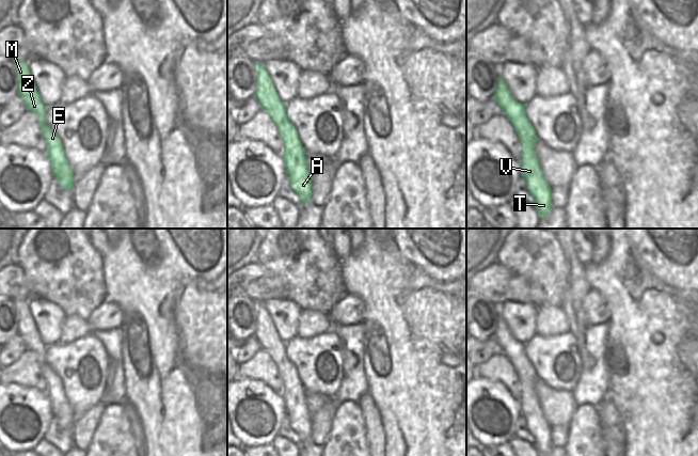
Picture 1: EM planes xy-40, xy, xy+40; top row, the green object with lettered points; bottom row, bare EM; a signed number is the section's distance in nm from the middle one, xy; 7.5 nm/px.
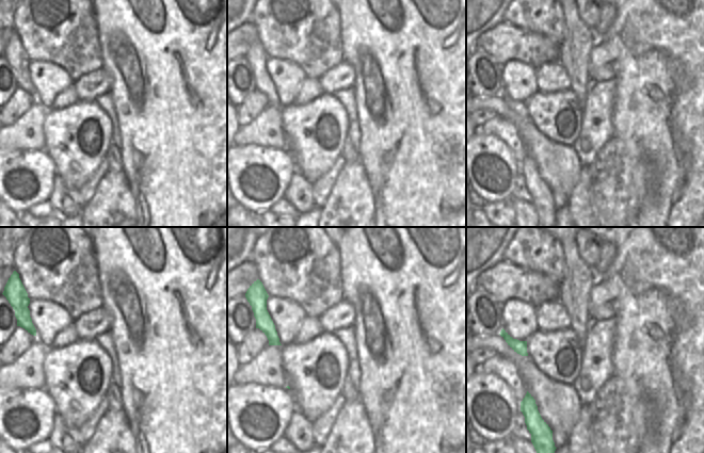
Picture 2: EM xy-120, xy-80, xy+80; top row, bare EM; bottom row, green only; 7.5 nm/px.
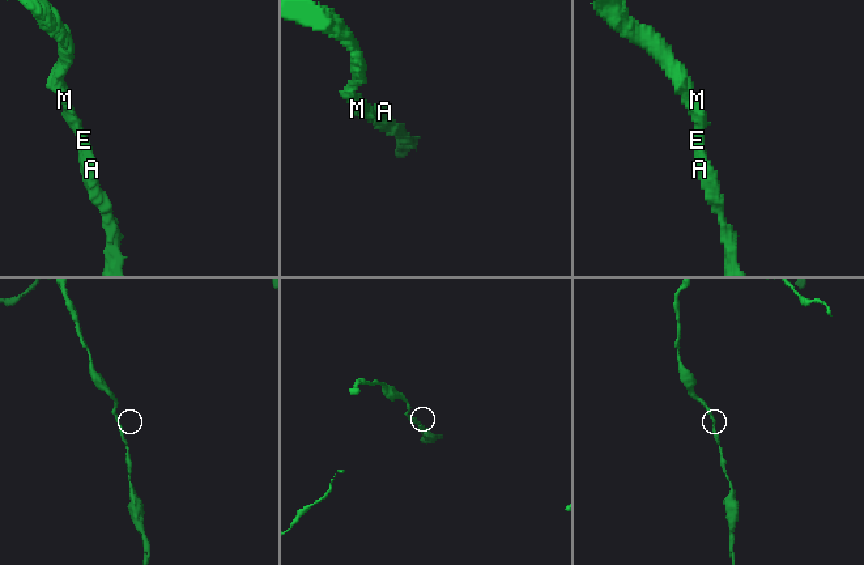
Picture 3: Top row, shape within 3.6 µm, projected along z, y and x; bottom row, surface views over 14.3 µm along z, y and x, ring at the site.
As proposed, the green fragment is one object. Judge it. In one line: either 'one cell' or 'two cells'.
one cell

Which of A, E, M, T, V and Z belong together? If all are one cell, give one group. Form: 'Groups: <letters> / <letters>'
Groups: A E M T V Z

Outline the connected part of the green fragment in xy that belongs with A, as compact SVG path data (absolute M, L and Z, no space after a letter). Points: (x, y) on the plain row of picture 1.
M254 302L256 310L256 331L254 336L261 348L275 363L284 382L282 397L286 408L286 418L292 430L299 436L301 443L310 441L312 436L312 416L305 402L305 389L297 374L297 369L286 355L286 343L277 335L277 331L265 308L265 302Z

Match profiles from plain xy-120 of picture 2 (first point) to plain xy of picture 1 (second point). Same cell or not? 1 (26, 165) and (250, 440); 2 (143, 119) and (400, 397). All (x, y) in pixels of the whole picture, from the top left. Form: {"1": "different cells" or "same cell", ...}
{"1": "same cell", "2": "same cell"}

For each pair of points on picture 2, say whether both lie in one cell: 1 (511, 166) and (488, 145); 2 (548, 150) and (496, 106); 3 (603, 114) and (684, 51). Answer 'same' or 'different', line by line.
1: same
2: same
3: different

